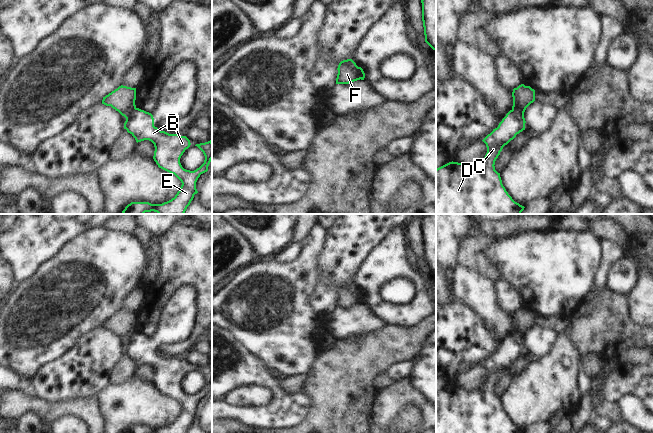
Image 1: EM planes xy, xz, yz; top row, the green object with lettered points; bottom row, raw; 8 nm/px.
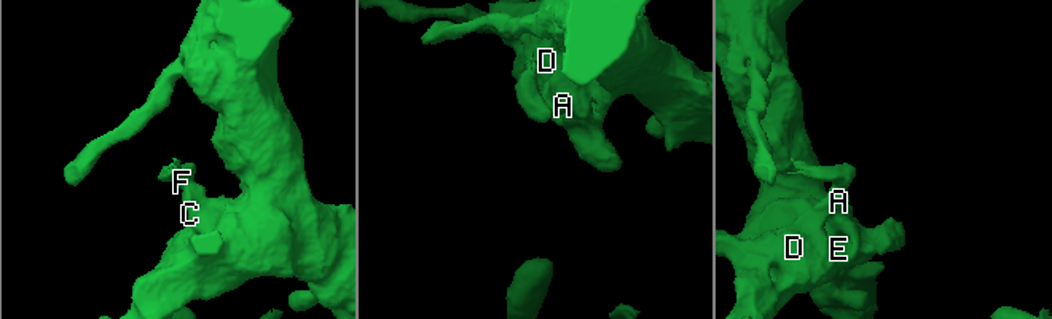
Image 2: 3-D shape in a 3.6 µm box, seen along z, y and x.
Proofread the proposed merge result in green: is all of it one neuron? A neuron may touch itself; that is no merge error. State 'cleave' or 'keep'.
cleave

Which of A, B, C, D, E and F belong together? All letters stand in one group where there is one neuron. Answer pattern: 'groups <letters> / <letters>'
groups A B C D E / F

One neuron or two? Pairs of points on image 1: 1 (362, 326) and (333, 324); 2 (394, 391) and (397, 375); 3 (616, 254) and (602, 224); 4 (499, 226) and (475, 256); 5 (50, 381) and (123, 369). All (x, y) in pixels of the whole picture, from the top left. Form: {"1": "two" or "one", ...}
{"1": "one", "2": "two", "3": "two", "4": "two", "5": "two"}

